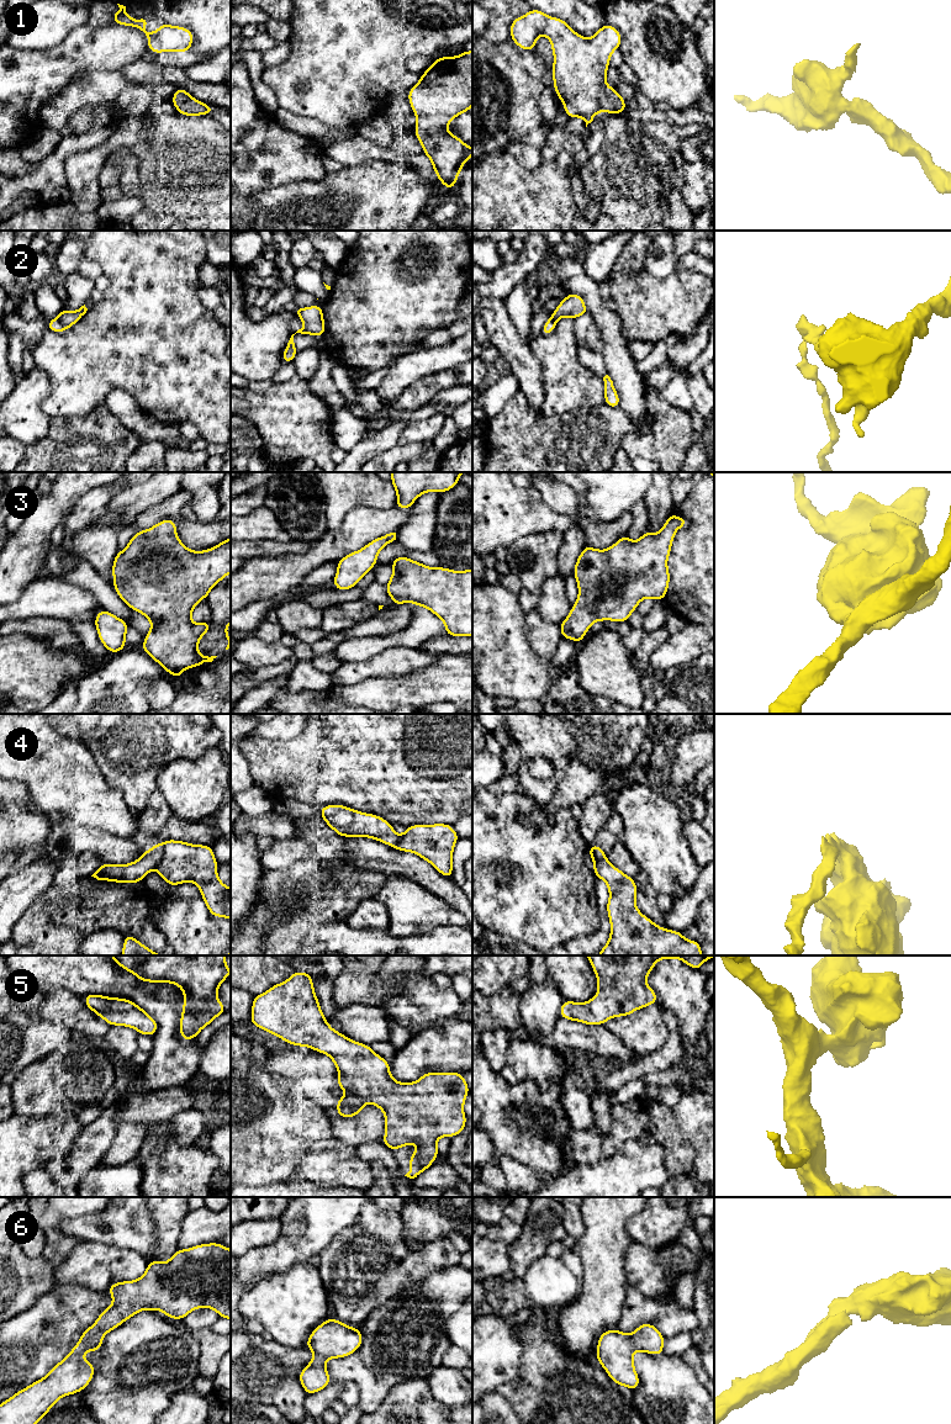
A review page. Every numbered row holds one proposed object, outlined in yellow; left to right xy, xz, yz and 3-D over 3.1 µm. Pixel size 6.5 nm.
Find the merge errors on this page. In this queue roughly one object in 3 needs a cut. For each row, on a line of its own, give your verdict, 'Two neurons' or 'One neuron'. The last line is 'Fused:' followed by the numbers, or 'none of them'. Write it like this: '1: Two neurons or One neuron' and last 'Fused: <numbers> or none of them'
1: One neuron
2: Two neurons
3: One neuron
4: Two neurons
5: One neuron
6: One neuron
Fused: 2, 4

